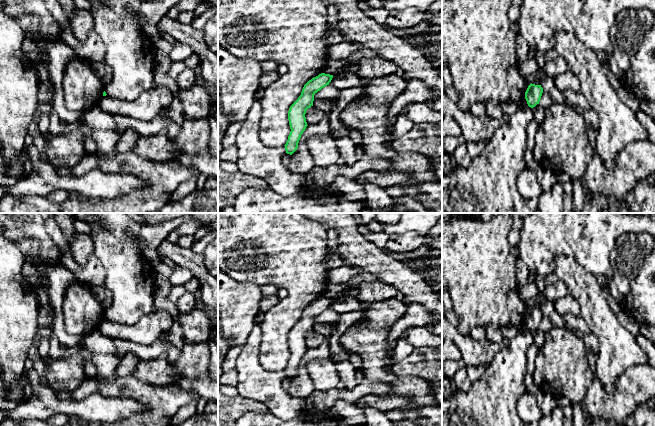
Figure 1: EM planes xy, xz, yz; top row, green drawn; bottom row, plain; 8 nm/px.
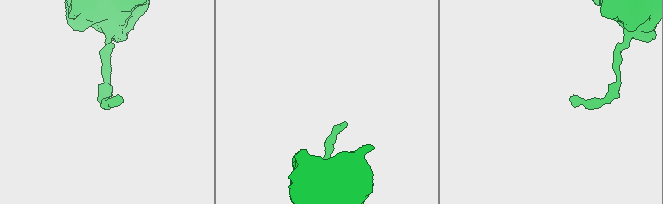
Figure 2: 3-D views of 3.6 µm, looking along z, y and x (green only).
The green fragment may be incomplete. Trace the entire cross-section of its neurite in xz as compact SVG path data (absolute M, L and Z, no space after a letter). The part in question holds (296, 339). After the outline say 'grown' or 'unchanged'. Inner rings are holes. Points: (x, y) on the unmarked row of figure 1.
M321 297L309 304L303 311L301 319L290 330L288 335L288 344L290 349L290 358L286 366L285 374L287 378L292 379L298 372L301 359L305 355L307 349L306 335L313 330L314 319L325 310L329 309L333 299Z; unchanged

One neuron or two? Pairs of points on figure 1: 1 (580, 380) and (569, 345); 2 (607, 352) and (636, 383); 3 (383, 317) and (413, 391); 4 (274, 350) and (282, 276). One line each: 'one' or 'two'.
1: one
2: two
3: one
4: one

